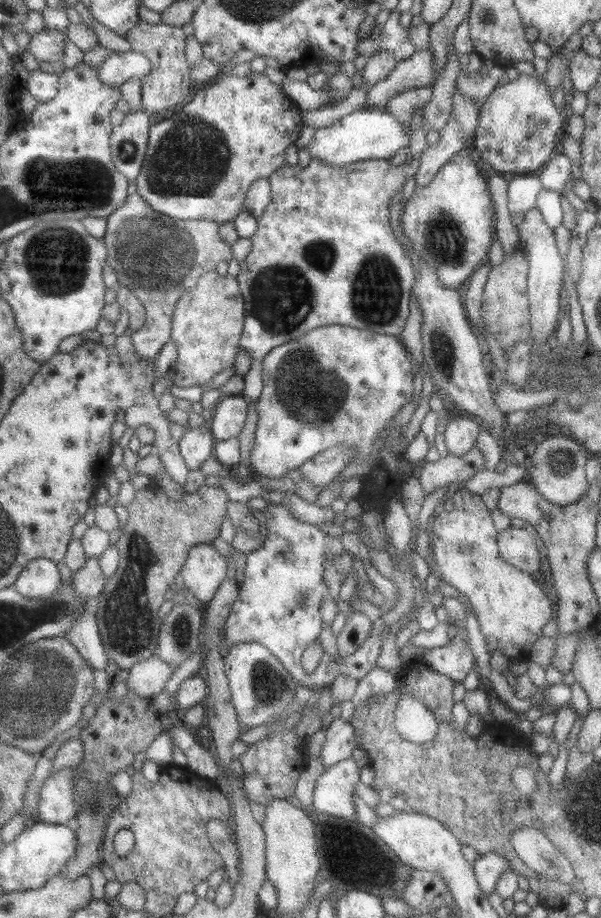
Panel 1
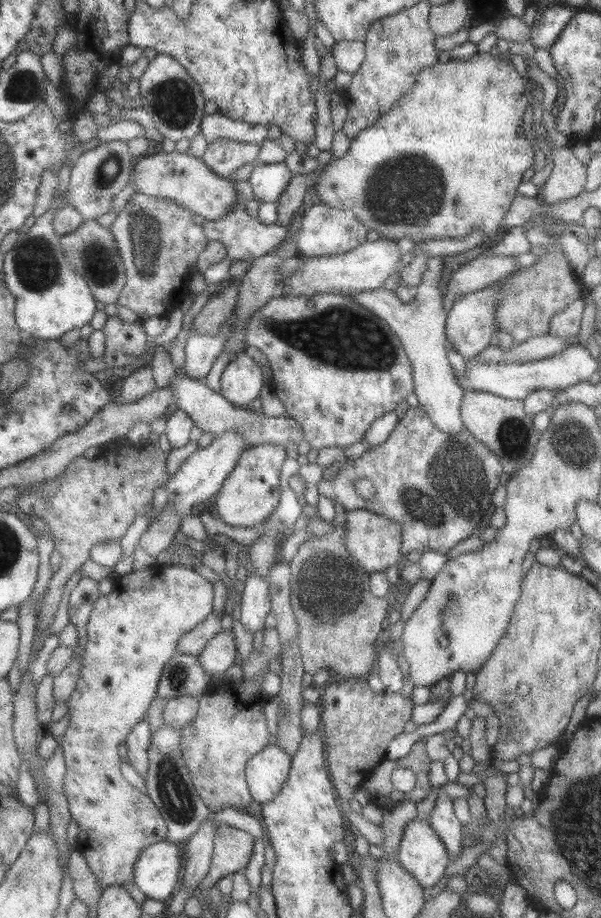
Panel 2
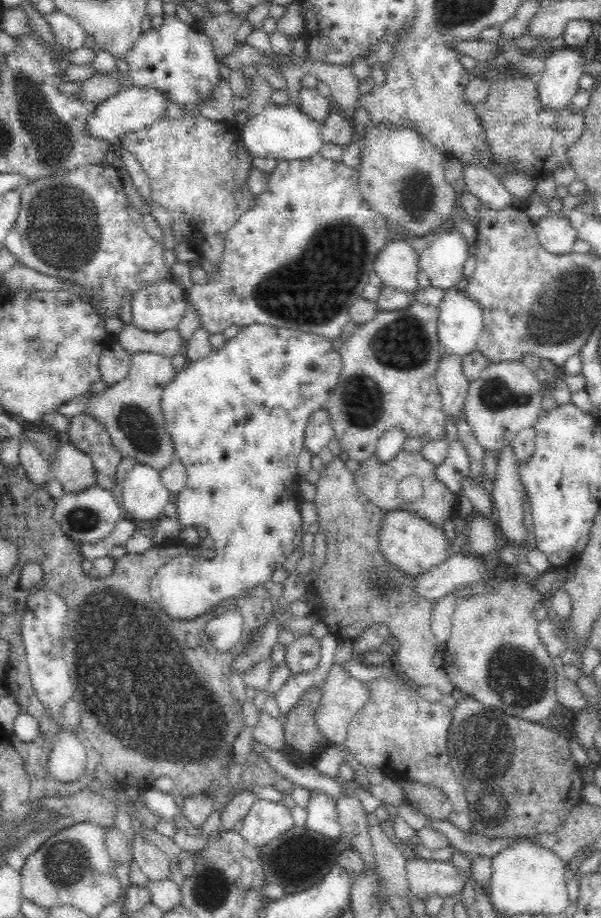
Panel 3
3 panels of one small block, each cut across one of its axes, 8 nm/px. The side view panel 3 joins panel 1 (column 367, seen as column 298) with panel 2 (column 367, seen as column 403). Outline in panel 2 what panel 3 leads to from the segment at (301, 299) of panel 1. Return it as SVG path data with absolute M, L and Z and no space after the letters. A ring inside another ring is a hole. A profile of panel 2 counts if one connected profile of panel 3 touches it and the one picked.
M320 202L306 212L306 218L302 222L302 230L298 236L298 248L304 259L344 255L368 242L368 230L366 223L360 221L354 211L340 210Z

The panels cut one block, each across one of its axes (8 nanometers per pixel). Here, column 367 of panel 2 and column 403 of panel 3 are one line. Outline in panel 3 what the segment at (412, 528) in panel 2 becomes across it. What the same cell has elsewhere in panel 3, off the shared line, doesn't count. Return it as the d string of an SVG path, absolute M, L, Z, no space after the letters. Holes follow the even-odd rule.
M401 450L390 462L382 465L376 463L376 456L371 457L368 461L360 464L359 470L355 473L355 482L362 495L369 502L375 503L386 514L398 510L415 511L443 526L445 519L451 518L449 513L456 508L455 494L434 479L434 464L423 458L420 452L407 453ZM404 476L418 476L420 478L424 490L420 500L408 503L398 496L398 482Z

